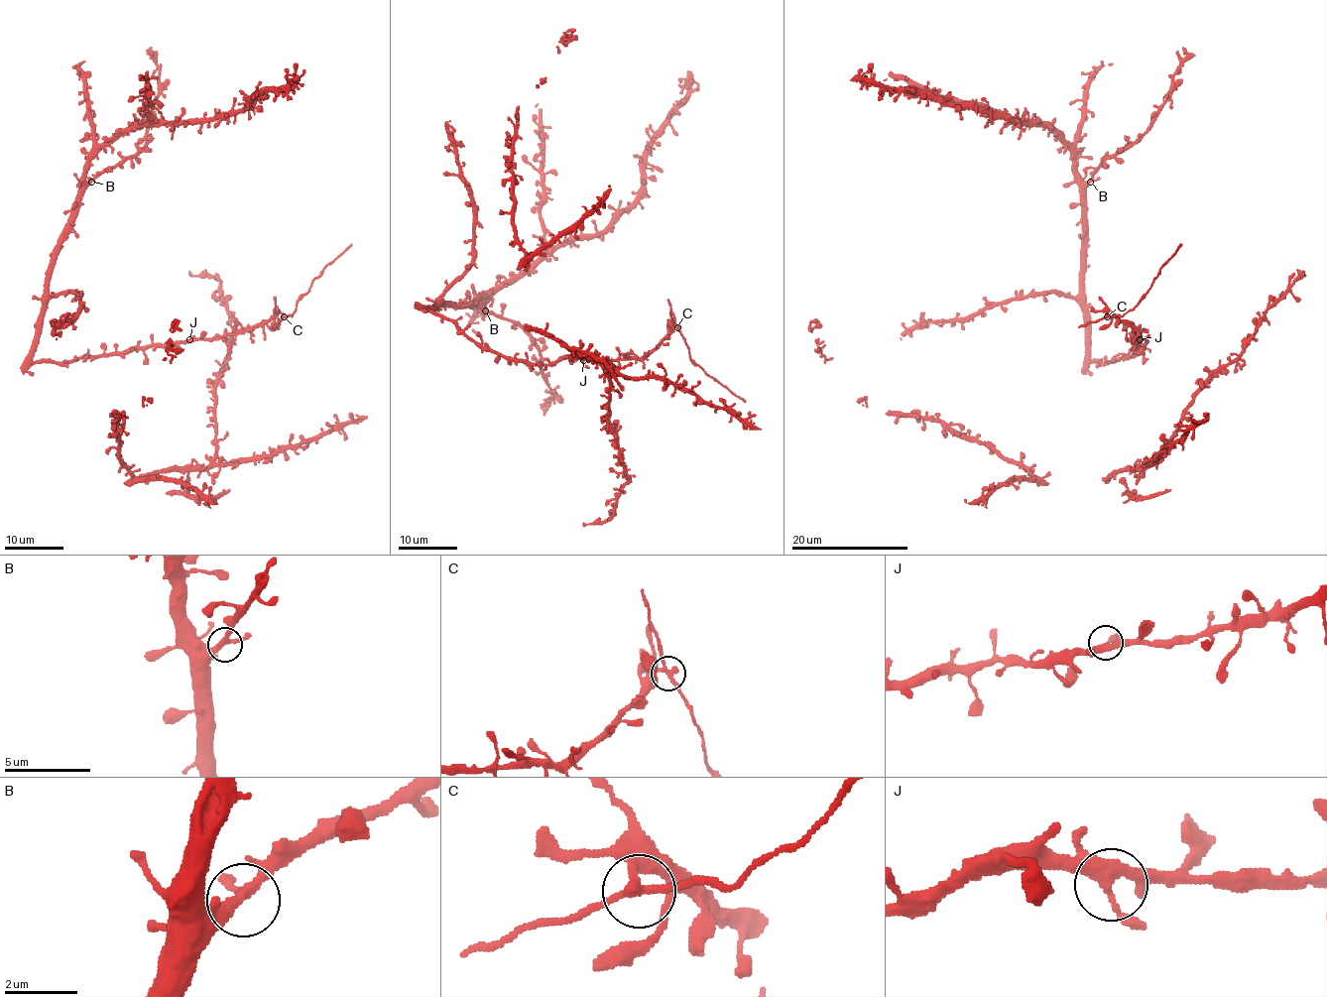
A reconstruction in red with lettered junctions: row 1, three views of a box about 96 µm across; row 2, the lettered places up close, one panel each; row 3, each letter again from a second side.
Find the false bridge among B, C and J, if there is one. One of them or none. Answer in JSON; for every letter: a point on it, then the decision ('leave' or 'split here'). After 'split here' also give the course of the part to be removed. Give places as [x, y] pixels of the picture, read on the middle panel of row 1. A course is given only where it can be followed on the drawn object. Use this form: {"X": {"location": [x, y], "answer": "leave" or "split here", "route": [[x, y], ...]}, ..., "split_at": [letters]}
{"B": {"location": [485, 311], "answer": "leave"}, "C": {"location": [677, 327], "answer": "leave"}, "J": {"location": [583, 360], "answer": "leave"}, "split_at": []}

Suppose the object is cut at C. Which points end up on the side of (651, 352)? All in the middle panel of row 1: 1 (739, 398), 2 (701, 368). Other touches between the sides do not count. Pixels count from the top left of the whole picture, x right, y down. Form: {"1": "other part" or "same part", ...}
{"1": "other part", "2": "other part"}

